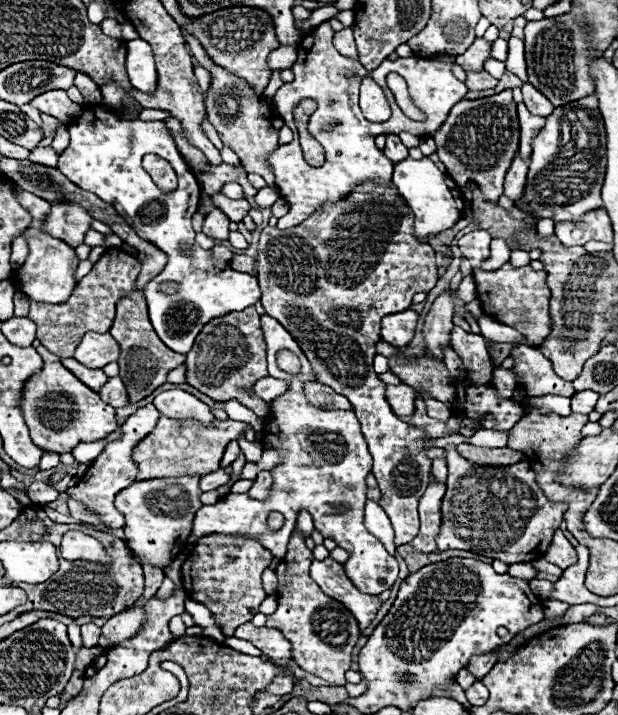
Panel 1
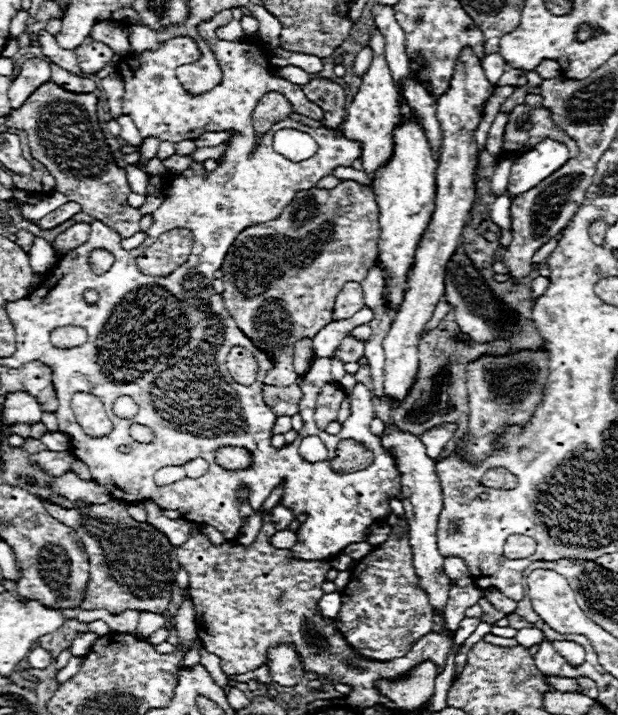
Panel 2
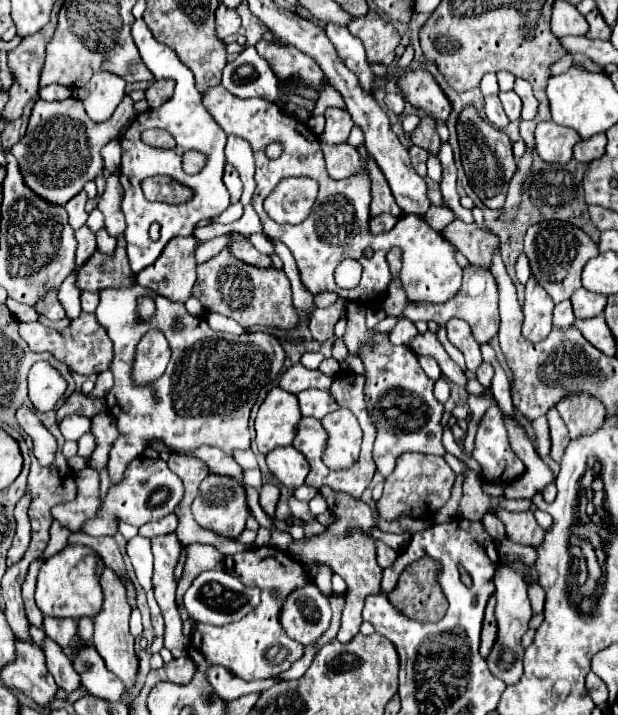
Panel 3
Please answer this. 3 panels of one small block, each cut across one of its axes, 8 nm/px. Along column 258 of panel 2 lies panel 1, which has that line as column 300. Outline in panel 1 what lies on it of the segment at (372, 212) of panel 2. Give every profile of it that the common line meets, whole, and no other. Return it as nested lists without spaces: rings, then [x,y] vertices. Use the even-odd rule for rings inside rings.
[[[366,180],[358,184],[358,188],[354,186],[352,192],[338,200],[338,204],[322,204],[294,228],[278,230],[274,226],[266,226],[258,240],[256,270],[266,314],[278,320],[294,336],[310,360],[316,380],[346,396],[352,404],[374,458],[372,474],[376,476],[382,492],[378,504],[384,508],[394,526],[396,546],[408,544],[414,540],[420,526],[418,500],[428,486],[428,474],[432,468],[432,460],[424,452],[424,448],[430,448],[430,438],[426,432],[408,426],[394,416],[384,398],[386,384],[380,382],[372,370],[372,358],[376,356],[376,344],[380,340],[380,320],[388,314],[406,310],[416,292],[428,292],[434,288],[438,280],[436,252],[430,244],[424,244],[414,236],[414,214],[400,196],[398,188],[394,184],[370,184],[370,180]]]

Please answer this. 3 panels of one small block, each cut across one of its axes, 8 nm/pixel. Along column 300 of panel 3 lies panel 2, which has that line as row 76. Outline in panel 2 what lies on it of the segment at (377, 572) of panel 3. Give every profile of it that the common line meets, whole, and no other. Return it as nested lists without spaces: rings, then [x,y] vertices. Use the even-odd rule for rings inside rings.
[[[544,59],[538,65],[538,68],[535,68],[535,71],[538,72],[540,78],[544,80],[550,80],[550,78],[560,78],[562,76],[562,68],[556,60]]]

